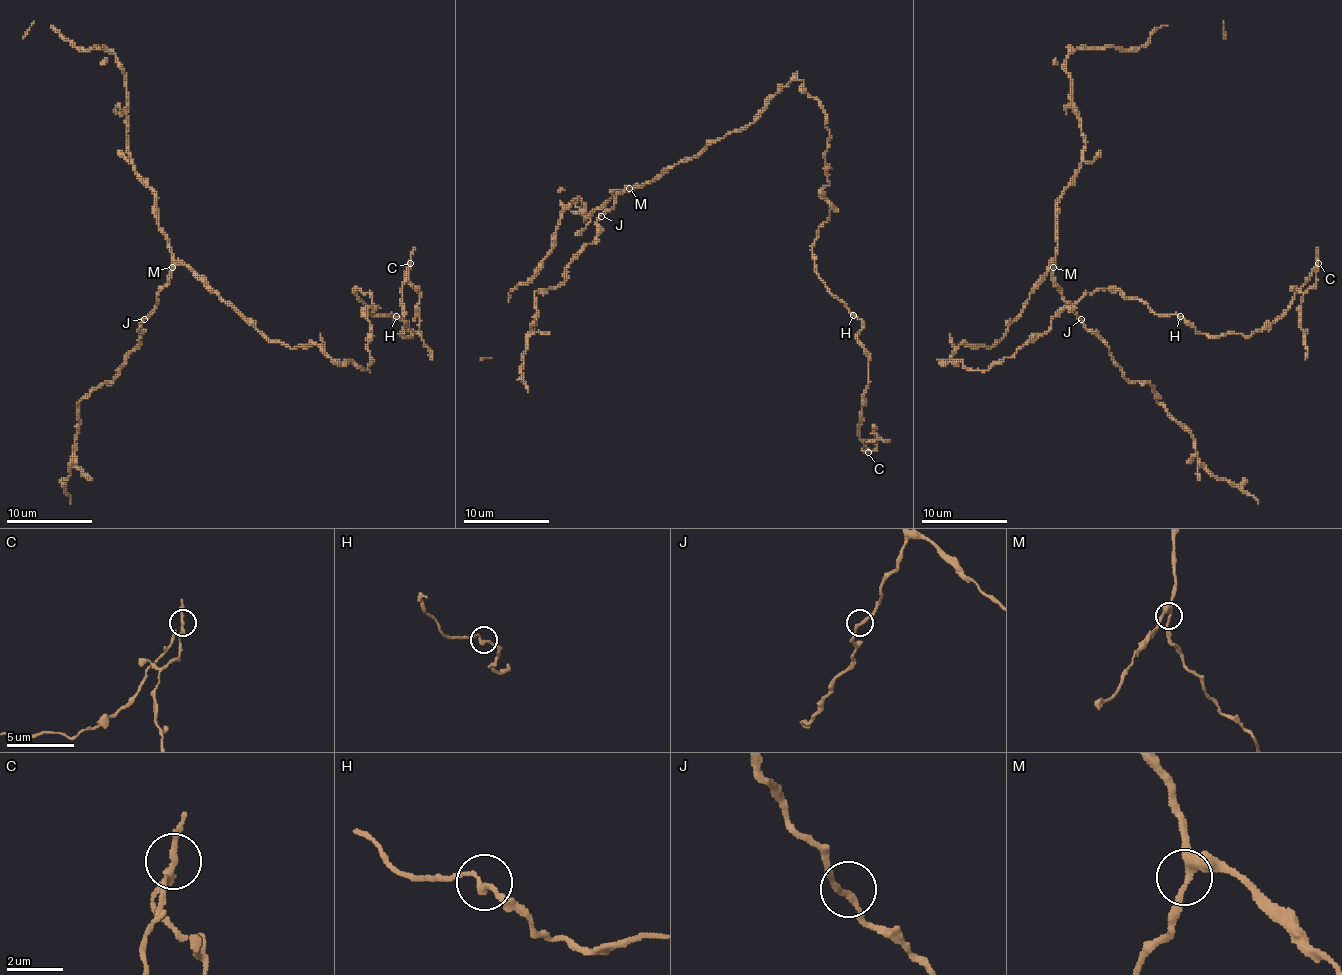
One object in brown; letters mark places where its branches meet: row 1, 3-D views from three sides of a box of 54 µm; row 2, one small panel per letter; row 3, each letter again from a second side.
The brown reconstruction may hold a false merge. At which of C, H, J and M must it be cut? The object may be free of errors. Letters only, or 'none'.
C

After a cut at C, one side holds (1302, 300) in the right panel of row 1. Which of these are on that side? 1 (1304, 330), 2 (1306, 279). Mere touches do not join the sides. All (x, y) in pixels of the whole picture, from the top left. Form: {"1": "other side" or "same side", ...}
{"1": "same side", "2": "other side"}

